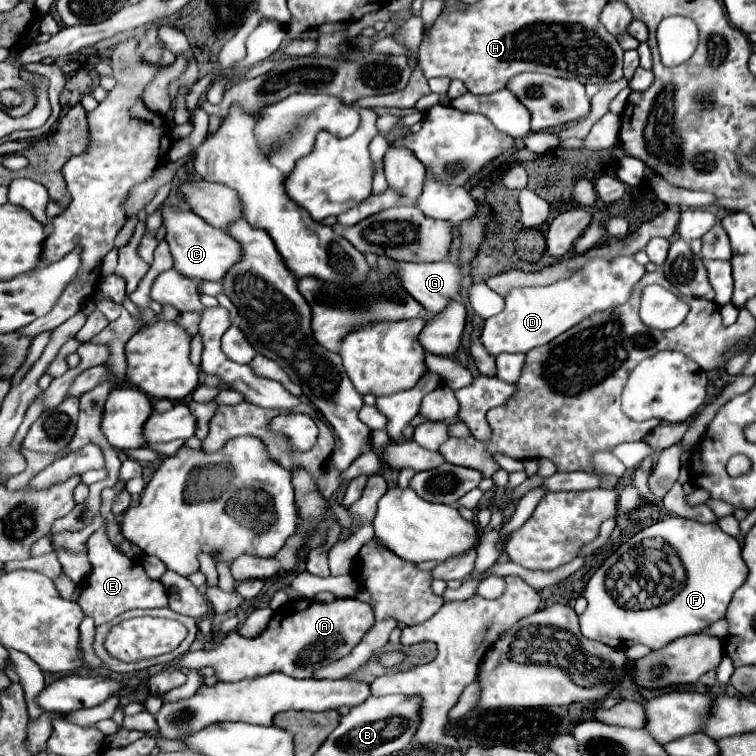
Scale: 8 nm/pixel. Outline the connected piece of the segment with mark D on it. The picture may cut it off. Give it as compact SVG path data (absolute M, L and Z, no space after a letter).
M618 257L614 261L592 259L570 279L556 281L548 287L524 287L514 289L506 295L506 307L494 317L486 319L482 329L482 345L490 355L500 353L528 353L534 347L550 343L562 331L574 327L582 319L590 317L594 311L610 309L626 303L632 287L646 273L634 257Z

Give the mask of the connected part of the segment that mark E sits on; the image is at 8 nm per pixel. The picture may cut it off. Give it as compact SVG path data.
M100 527L96 533L92 533L90 539L86 541L86 547L88 547L92 571L86 577L86 581L80 585L82 589L78 595L78 605L82 607L84 615L96 621L96 625L108 623L116 615L130 611L130 609L154 609L154 607L168 605L168 595L164 591L164 585L160 581L148 579L142 565L130 563L126 555L114 549L106 535L106 527Z

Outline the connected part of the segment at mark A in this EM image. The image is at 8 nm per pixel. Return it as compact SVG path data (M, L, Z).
M312 599L290 601L280 607L270 619L264 633L258 637L242 637L238 631L228 633L212 651L190 651L180 659L180 665L200 669L210 665L218 681L240 681L272 671L290 677L312 677L314 671L348 655L366 631L374 625L374 611L368 603L358 599L334 599L332 603L318 603Z

